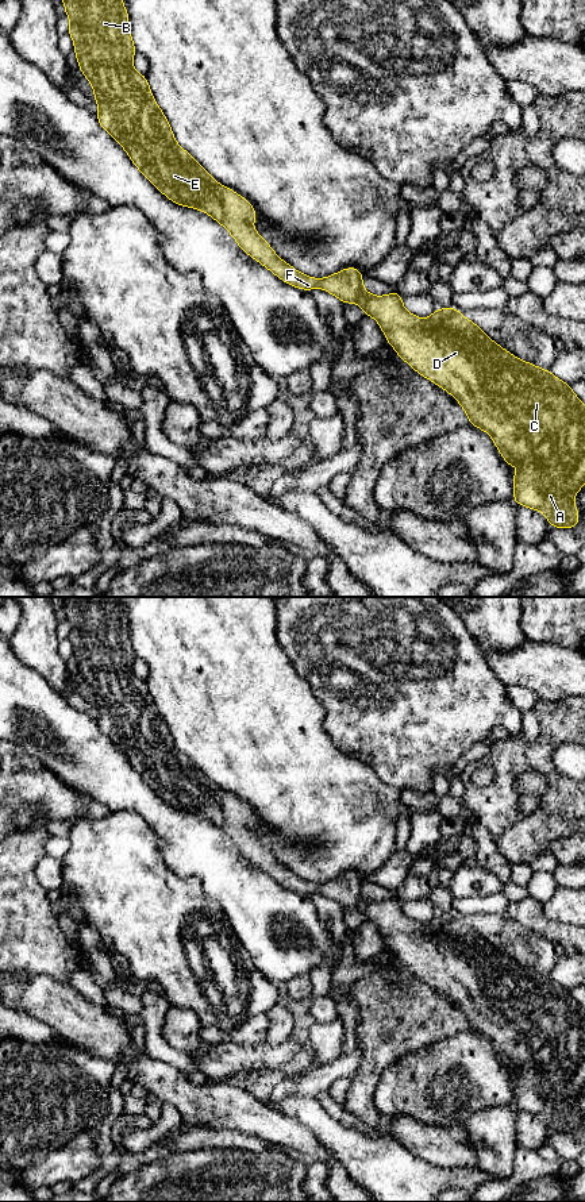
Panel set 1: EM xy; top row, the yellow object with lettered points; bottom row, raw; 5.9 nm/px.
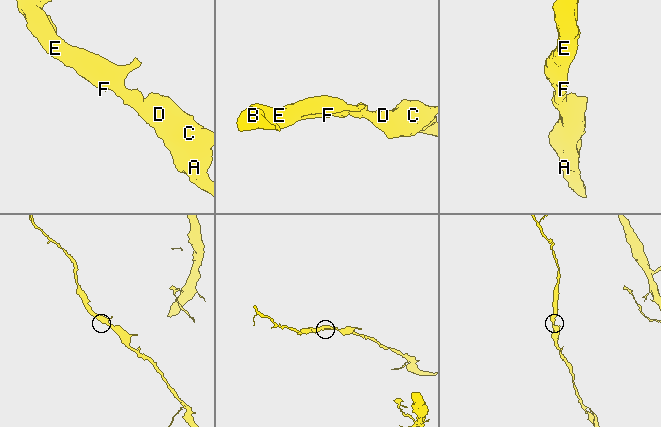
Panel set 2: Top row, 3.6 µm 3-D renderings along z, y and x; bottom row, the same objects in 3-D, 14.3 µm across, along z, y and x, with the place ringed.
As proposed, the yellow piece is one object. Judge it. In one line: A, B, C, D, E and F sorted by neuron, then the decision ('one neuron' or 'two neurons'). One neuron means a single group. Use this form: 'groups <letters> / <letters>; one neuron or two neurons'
groups A B C D E F; one neuron

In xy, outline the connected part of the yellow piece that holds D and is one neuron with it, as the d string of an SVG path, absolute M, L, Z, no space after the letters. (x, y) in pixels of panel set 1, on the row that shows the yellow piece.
M62 0L65 3L65 14L70 19L70 27L68 34L74 42L74 54L77 55L78 61L78 69L84 73L84 77L92 84L93 86L93 93L95 93L95 101L99 105L99 113L97 113L97 122L99 124L108 131L115 140L127 151L130 159L132 163L141 170L141 173L159 190L162 192L170 201L180 204L182 207L189 207L195 208L199 211L203 211L208 213L213 220L220 223L235 239L235 242L239 244L239 247L251 258L258 261L261 265L263 265L266 269L269 269L273 274L276 274L278 278L281 278L284 282L288 285L296 286L299 289L304 289L311 292L313 288L322 288L323 290L334 294L338 297L343 304L349 303L355 303L362 307L363 315L372 316L376 319L376 321L380 324L386 342L396 350L397 357L404 359L413 370L416 370L420 375L424 378L435 382L439 388L443 390L449 392L463 408L466 416L469 417L470 425L474 425L485 432L488 432L505 459L507 465L509 469L513 465L517 465L520 467L520 471L517 474L512 473L513 478L513 501L519 505L540 511L547 521L554 527L554 528L574 528L578 525L580 520L580 512L577 511L574 505L574 496L577 492L585 485L585 405L581 402L581 400L574 394L571 390L570 385L558 380L550 370L543 370L539 366L531 365L527 361L522 361L516 358L513 354L508 352L507 350L501 348L500 344L493 342L490 338L485 335L482 330L478 328L478 325L469 319L463 317L459 312L458 308L451 307L447 309L436 308L435 312L428 317L428 319L420 319L412 313L409 313L404 307L403 307L403 297L399 294L399 292L393 292L381 297L377 297L376 294L366 293L363 284L362 284L362 277L363 273L361 273L357 267L347 267L343 269L330 277L326 278L312 278L308 277L300 271L297 271L295 267L292 267L289 263L284 262L270 247L268 242L262 239L262 236L253 228L253 221L258 217L257 212L254 211L253 205L250 201L242 196L239 196L236 192L232 189L220 185L216 180L212 178L211 174L208 174L204 167L192 158L192 155L180 147L174 139L174 134L169 126L169 122L158 104L155 103L147 78L143 74L139 74L134 68L132 68L132 59L135 55L135 46L130 34L130 24L128 24L128 12L123 5L123 0Z

